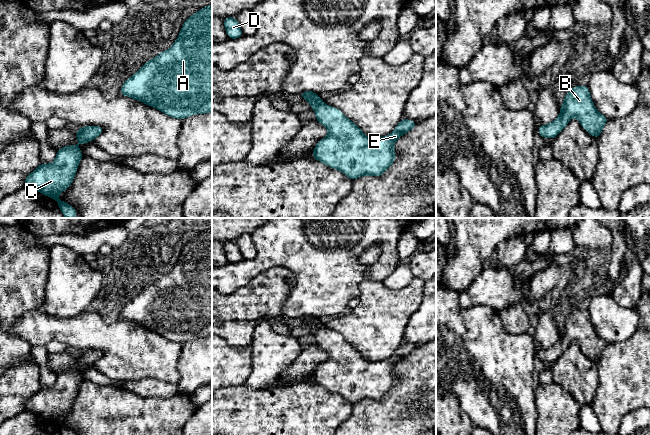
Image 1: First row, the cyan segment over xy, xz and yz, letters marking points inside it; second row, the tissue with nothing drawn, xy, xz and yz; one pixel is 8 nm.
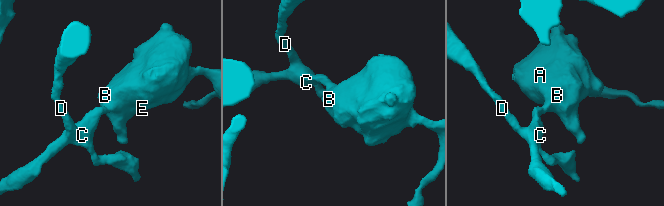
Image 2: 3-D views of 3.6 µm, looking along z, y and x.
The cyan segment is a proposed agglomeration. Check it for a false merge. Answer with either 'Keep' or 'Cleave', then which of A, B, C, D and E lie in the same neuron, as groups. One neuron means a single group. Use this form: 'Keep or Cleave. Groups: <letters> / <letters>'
Keep. Groups: A B C D E

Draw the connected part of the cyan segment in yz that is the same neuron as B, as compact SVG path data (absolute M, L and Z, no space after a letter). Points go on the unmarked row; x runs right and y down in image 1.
M580 309L573 311L565 319L559 341L547 349L540 349L539 359L542 362L555 362L567 350L572 341L576 341L583 353L597 363L609 344L596 334L588 310Z

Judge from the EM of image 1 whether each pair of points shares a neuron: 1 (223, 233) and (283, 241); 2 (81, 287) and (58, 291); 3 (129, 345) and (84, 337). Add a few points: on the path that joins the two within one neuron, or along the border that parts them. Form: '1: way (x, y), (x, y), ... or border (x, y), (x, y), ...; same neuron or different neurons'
1: border (257, 228), (251, 234); different neurons
2: way (75, 287), (64, 291); same neuron
3: way (118, 341), (106, 337), (95, 337); same neuron

